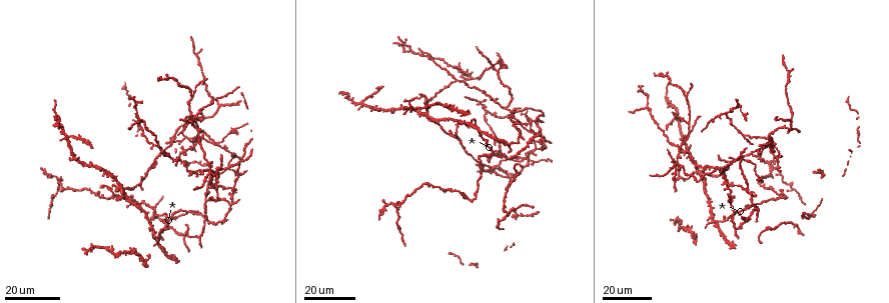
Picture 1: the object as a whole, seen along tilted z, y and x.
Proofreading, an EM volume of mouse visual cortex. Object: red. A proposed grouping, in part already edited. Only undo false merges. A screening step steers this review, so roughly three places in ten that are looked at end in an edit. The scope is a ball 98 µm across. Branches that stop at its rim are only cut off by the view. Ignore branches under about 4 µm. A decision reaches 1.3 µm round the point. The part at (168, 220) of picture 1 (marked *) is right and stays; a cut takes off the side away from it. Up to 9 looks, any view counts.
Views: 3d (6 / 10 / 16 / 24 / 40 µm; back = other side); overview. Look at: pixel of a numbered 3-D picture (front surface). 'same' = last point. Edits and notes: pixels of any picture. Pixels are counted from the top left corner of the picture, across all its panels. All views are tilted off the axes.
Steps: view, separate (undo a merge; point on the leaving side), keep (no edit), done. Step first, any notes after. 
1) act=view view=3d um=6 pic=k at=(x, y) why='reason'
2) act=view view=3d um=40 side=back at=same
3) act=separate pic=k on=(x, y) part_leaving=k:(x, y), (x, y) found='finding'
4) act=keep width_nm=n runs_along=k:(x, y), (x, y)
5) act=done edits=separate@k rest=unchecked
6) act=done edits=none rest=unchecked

act=view view=3d um=16 pic=1 at=(813, 213)

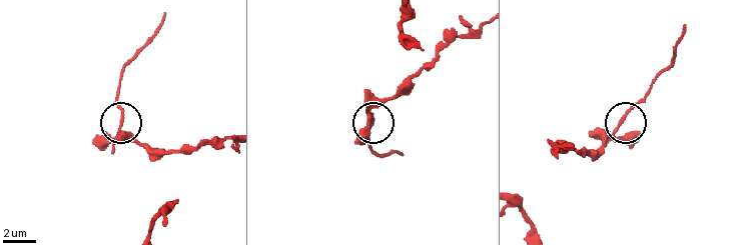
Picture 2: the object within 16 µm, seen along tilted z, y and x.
act=view view=3d um=10 pic=2 at=(618, 124)

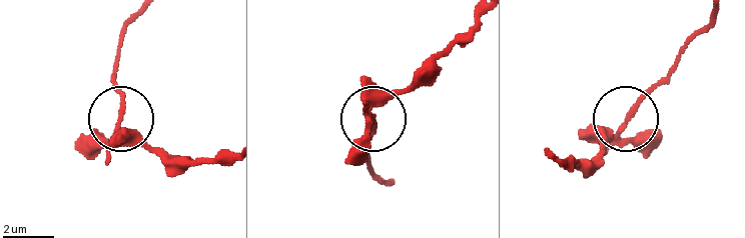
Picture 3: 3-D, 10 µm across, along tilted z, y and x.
act=separate pic=3 on=(121, 107) part_leaving=3:(615, 134), (713, 13) found='a second neuron is stuck on'

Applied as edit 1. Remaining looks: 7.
act=view view=3d um=16 pic=1 at=(458, 135) why='branch point'

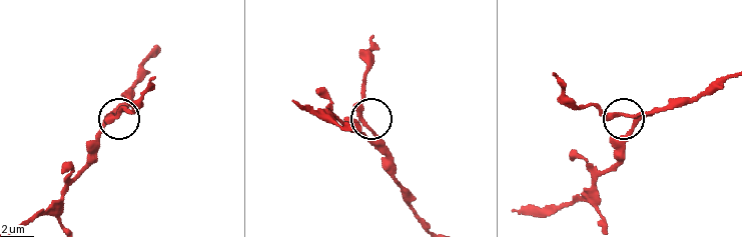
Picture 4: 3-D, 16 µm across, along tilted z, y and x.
act=view view=3d um=6 pic=4 at=(370, 128)

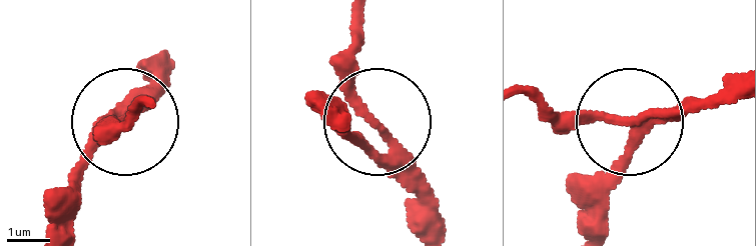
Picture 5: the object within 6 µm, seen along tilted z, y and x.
act=keep side_arm_um=7 runs_along=5:(326, 119), (354, 131), (372, 114), (355, 84), (353, 23) found='continuous, no second neuron'

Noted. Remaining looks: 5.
act=view view=3d um=16 pic=1 at=(770, 169) why='side arm on a straight run'

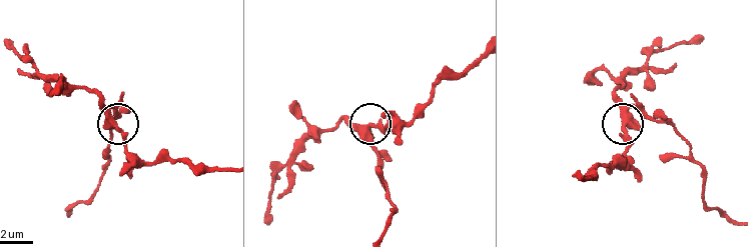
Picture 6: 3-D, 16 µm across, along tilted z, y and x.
act=view view=3d um=10 pic=6 at=(630, 107)

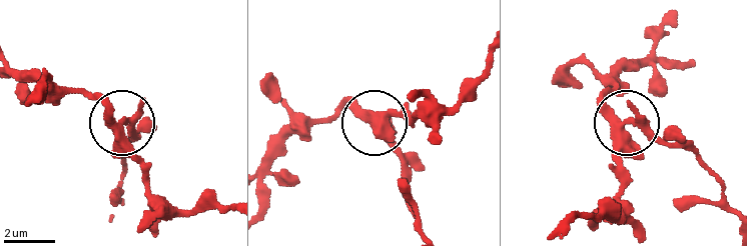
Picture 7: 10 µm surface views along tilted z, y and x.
act=separate pic=7 on=(407, 171) part_leaving=7:(649, 129), (686, 148), (717, 179), (736, 217) found='a second neuron is stuck on'

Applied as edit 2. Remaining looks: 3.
act=view view=3d um=24 pic=1 at=(494, 154) why='branch point'

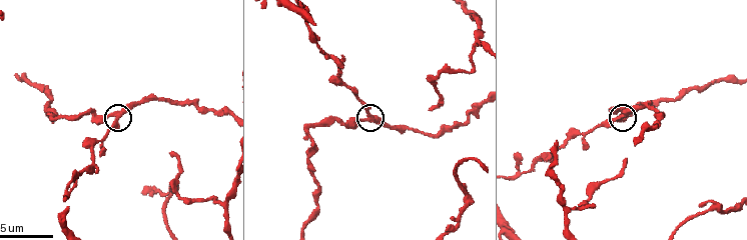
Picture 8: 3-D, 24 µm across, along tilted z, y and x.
act=view view=3d um=10 pic=8 at=(366, 119)

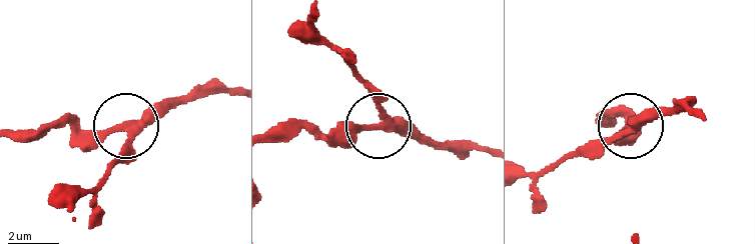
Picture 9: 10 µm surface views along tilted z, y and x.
act=keep runs_along=9:(98, 182), (122, 153), (127, 130), (119, 125), (70, 141) found='one neuron here'

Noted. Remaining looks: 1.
act=done edits=separate@3,separate@7 rest=unchecked

